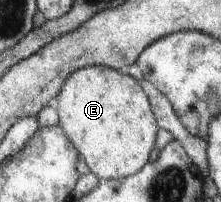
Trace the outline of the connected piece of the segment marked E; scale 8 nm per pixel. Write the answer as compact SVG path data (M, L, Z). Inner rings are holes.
M90 65L68 78L57 100L59 125L100 179L119 179L148 163L159 124L149 95L136 78L120 74L118 69Z

